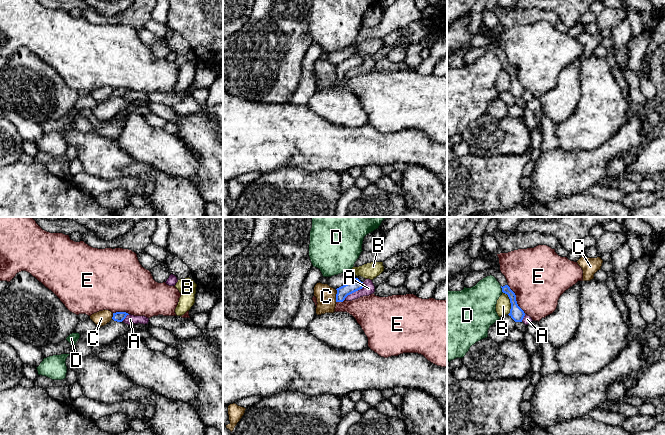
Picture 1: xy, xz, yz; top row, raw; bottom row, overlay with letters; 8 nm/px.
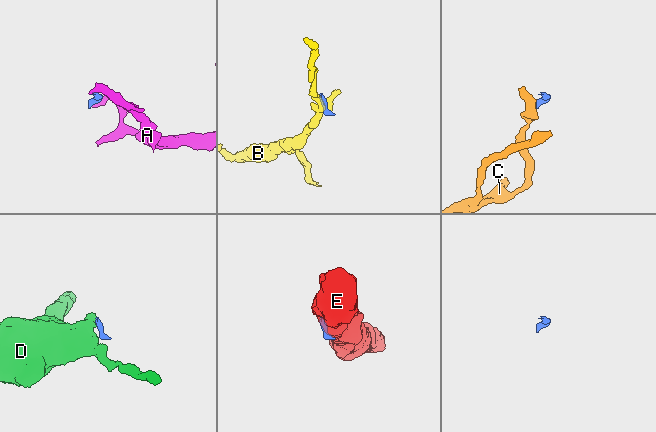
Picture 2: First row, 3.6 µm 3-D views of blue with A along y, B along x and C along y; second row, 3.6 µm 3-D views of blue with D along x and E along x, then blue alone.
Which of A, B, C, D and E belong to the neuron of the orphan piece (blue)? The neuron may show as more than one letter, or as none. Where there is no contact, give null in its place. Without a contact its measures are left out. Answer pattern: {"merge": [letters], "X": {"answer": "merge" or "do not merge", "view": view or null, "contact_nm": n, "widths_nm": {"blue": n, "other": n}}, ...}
{"merge": [], "A": {"answer": "do not merge", "view": "xz", "contact_nm": 220, "widths_nm": {"blue": 100, "other": 90}}, "B": {"answer": "do not merge", "view": "yz", "contact_nm": 190, "widths_nm": {"blue": 110, "other": 120}}, "C": {"answer": "do not merge", "view": "xz", "contact_nm": 100, "widths_nm": {"blue": 100, "other": 160}}, "D": {"answer": "do not merge", "view": "yz", "contact_nm": 60, "widths_nm": {"blue": 110, "other": 320}}, "E": {"answer": "do not merge", "view": "yz", "contact_nm": 280, "widths_nm": {"blue": 110, "other": 460}}}

